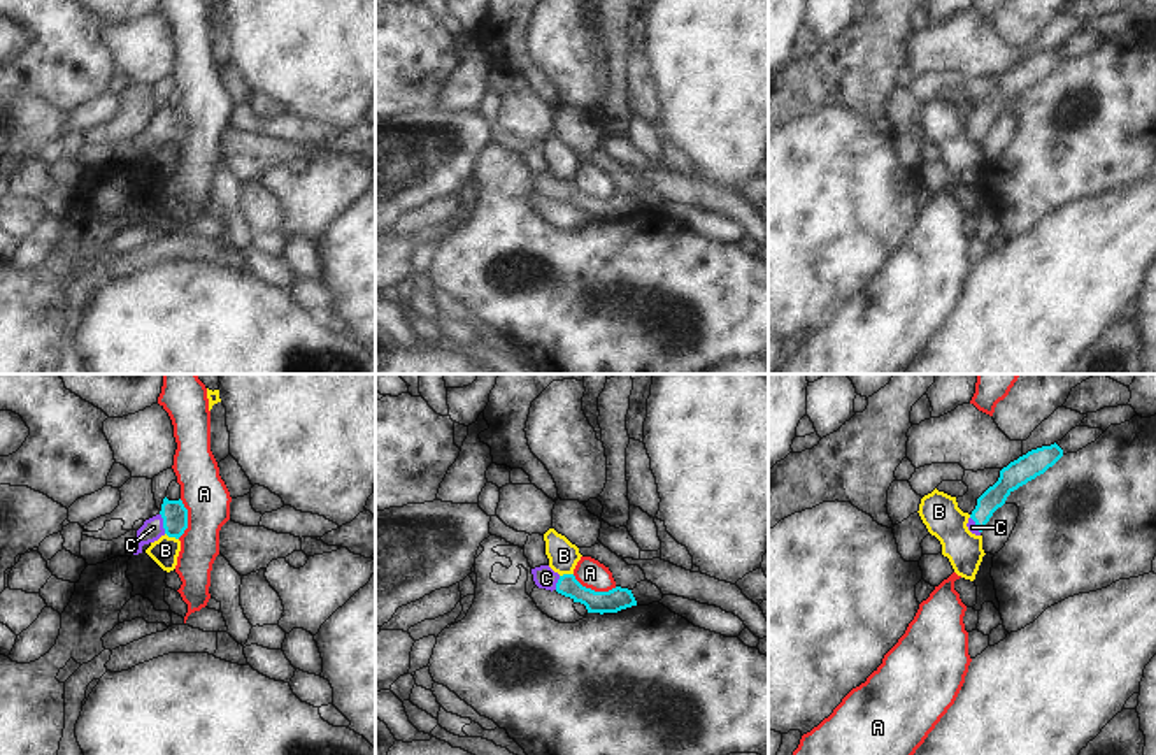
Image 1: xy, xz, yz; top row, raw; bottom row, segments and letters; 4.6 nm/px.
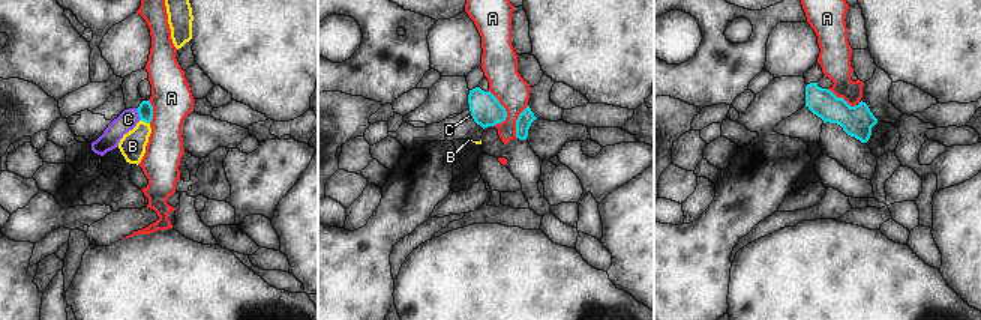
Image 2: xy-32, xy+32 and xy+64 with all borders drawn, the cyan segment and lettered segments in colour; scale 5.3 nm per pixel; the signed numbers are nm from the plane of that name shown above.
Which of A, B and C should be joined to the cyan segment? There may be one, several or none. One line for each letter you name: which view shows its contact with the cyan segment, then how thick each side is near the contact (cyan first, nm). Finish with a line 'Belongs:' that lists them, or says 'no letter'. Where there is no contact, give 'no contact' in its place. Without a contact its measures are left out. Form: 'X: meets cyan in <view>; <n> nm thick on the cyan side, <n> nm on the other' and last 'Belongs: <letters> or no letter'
C: meets cyan in xy; 120 nm thick on the cyan side, 100 nm on the other
Belongs: C

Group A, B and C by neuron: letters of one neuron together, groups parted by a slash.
A / B / C

